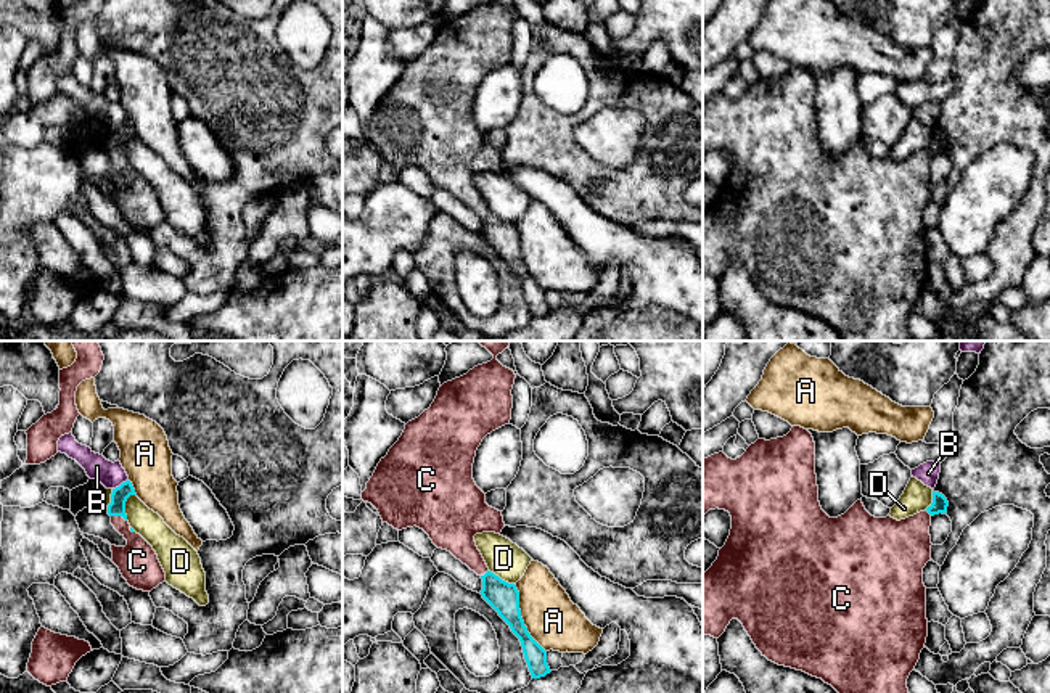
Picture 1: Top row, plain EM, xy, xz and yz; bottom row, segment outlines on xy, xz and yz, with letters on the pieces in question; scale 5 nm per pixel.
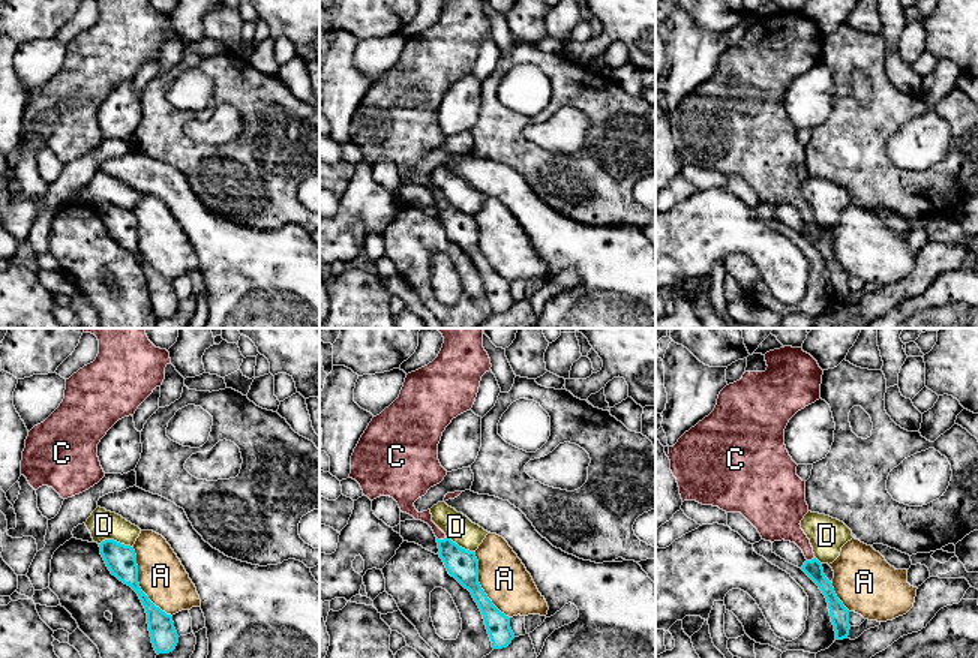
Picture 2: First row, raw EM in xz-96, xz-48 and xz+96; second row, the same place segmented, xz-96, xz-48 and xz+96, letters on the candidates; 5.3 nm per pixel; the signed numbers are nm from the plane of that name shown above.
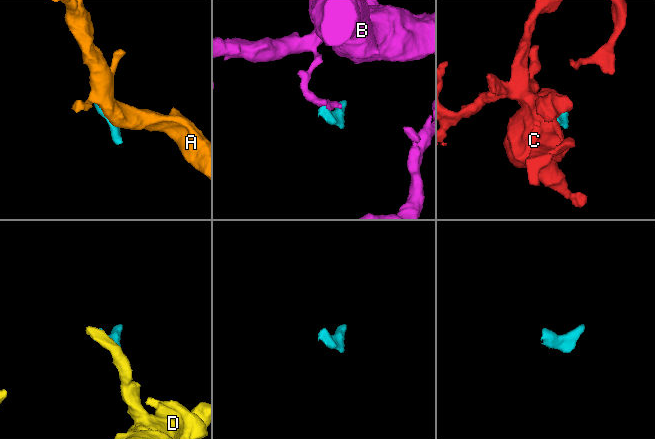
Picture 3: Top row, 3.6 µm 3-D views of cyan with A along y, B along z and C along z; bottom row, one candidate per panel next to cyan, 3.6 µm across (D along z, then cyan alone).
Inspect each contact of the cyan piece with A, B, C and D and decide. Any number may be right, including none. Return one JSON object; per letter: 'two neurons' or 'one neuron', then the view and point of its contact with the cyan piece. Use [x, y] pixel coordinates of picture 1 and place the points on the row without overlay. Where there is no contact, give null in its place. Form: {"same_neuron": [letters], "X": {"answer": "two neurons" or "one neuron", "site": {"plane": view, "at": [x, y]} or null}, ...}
{"same_neuron": ["C"], "A": {"answer": "two neurons", "site": {"plane": "xz", "at": [521, 258]}}, "B": {"answer": "two neurons", "site": {"plane": "xy", "at": [121, 124]}}, "C": {"answer": "one neuron", "site": {"plane": "xy", "at": [119, 155]}}, "D": {"answer": "two neurons", "site": {"plane": "xy", "at": [124, 145]}}}

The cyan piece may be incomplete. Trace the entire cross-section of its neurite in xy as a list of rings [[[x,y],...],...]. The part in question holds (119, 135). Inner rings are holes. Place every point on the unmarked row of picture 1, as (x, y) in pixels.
[[[130,121],[122,122],[111,133],[108,145],[111,164],[127,180],[125,187],[111,185],[111,201],[130,227],[151,232],[166,220],[166,212],[153,187],[127,161],[125,141],[130,135],[137,135]]]

